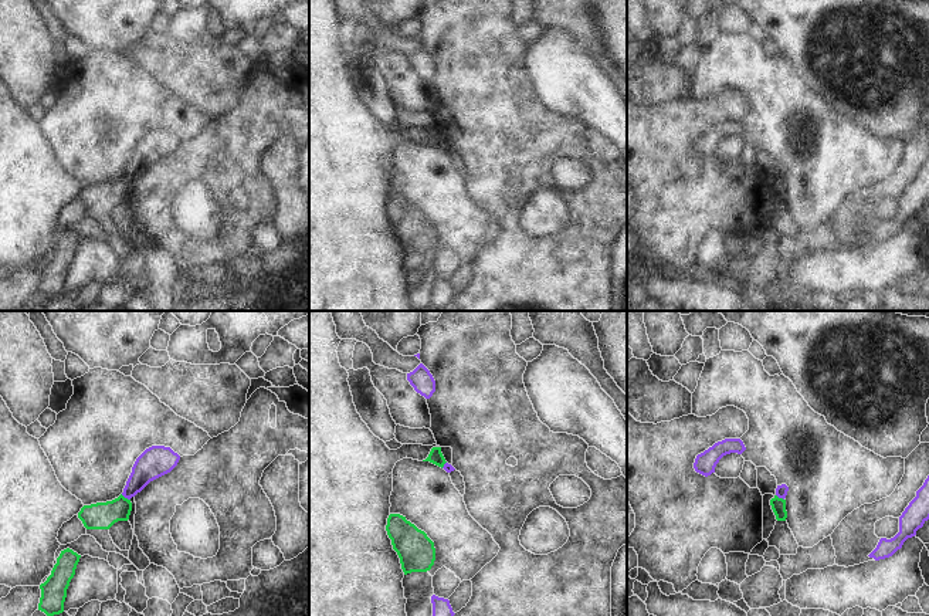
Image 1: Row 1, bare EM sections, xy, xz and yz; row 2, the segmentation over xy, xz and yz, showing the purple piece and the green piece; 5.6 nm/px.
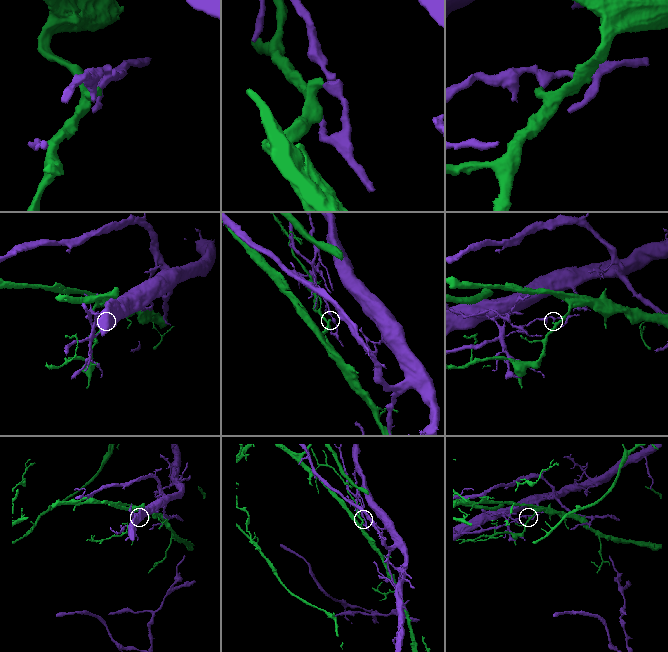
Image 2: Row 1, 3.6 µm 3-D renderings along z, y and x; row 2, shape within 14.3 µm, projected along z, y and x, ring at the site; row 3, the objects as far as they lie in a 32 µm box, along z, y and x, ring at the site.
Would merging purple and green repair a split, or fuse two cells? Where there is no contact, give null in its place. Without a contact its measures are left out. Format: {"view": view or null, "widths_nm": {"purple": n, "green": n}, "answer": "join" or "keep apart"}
{"view": "xy", "widths_nm": {"purple": 170, "green": 160}, "answer": "keep apart"}

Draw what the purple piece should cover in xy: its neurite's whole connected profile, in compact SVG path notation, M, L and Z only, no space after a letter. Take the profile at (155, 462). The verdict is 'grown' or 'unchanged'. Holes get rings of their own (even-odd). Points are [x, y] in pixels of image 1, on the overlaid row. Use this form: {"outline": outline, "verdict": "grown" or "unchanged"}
{"outline": "M152 446L135 461L122 495L128 500L140 493L150 481L170 473L179 463L180 456L170 447Z", "verdict": "unchanged"}

